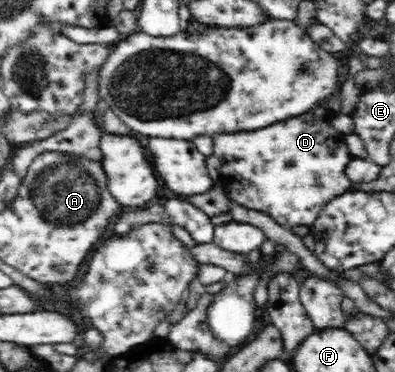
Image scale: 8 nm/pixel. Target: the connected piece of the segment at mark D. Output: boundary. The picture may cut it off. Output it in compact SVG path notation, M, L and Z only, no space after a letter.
M313 107L312 111L297 114L296 117L279 121L253 132L238 132L213 136L214 155L221 159L220 175L228 178L225 190L230 199L236 203L266 212L276 220L278 225L291 229L296 225L311 226L324 205L334 197L348 191L352 182L348 180L345 169L353 155L345 142L346 135L340 135L328 121L334 117L322 107Z

